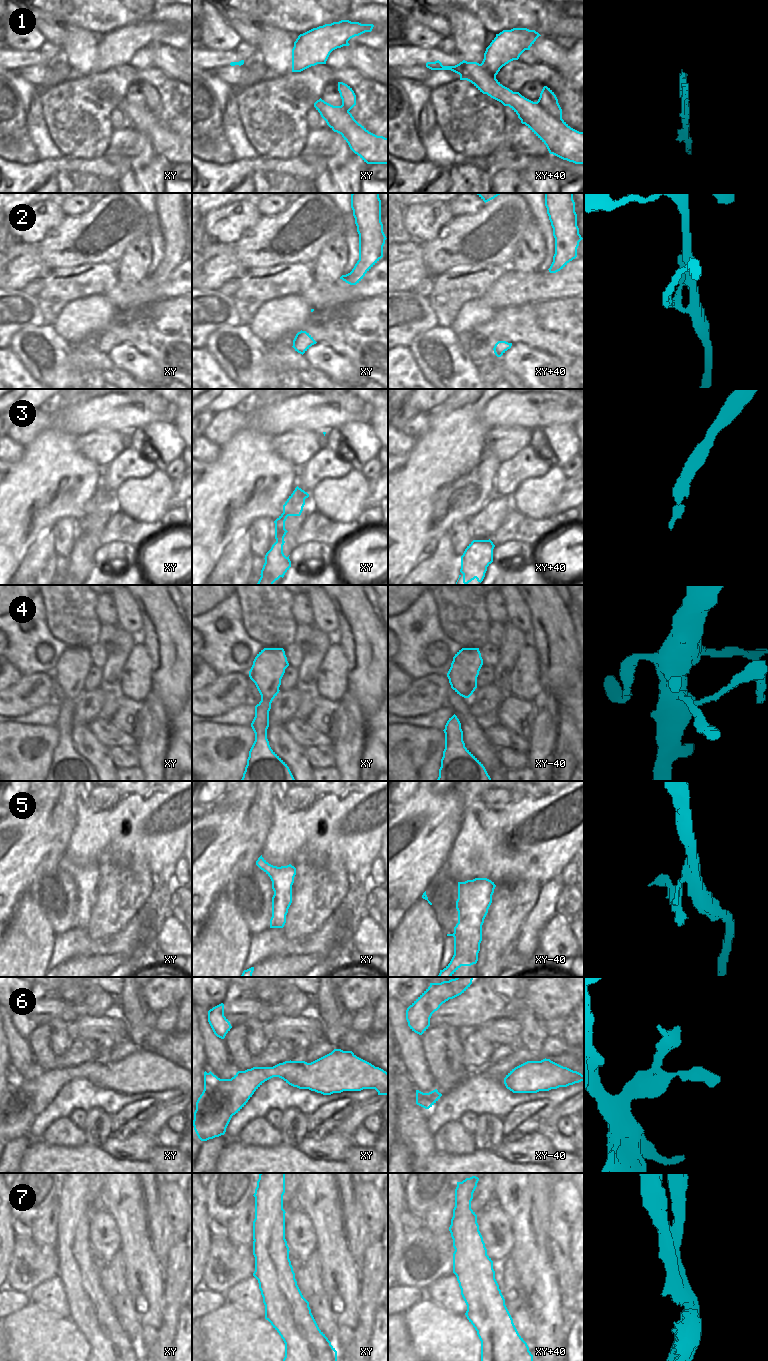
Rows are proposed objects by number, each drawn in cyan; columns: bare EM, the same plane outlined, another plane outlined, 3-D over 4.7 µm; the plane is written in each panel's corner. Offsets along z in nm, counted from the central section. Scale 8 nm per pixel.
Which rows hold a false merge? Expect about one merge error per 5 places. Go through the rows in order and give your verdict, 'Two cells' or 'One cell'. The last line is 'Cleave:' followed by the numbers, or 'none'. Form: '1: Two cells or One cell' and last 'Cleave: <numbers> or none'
1: One cell
2: One cell
3: One cell
4: One cell
5: One cell
6: One cell
7: Two cells
Cleave: 7.

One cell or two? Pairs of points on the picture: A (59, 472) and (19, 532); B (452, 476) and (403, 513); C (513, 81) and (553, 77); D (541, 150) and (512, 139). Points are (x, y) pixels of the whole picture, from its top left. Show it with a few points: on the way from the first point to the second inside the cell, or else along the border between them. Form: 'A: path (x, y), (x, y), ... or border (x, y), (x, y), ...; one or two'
A: path (44, 487), (19, 512), (19, 517); one
B: path (440, 481), (425, 491), (415, 501); one
C: path (523, 74), (543, 74); one
D: path (534, 147), (527, 142), (519, 140); one

